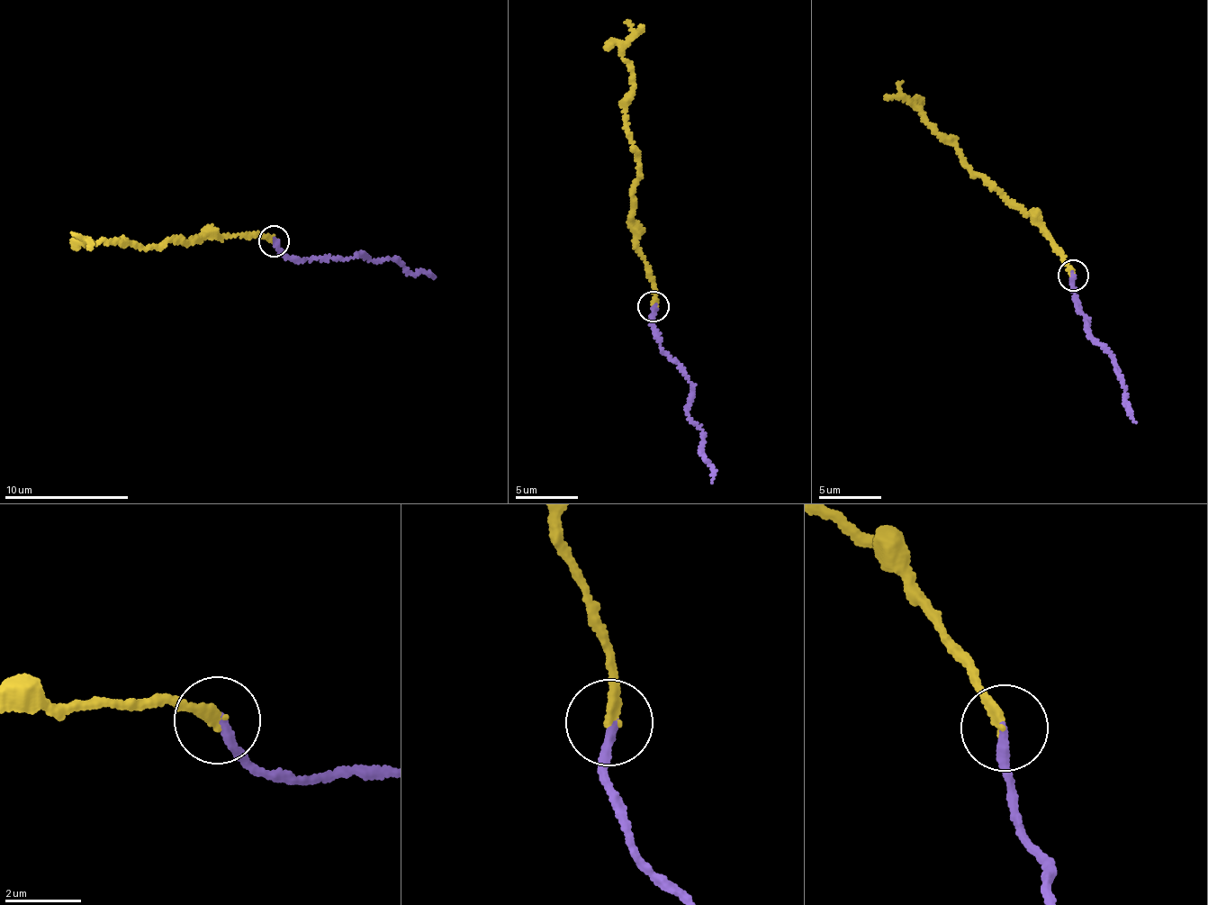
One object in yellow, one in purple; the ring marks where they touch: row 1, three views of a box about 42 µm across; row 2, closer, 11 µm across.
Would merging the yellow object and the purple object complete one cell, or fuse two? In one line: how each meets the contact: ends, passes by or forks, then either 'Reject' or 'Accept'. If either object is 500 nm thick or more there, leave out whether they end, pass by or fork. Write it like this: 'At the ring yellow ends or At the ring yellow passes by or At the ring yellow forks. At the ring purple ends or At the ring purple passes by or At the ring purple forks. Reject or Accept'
At the ring yellow ends. At the ring purple ends. Accept

